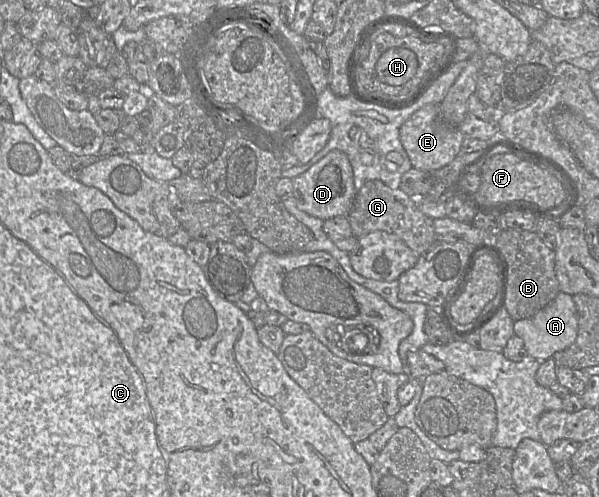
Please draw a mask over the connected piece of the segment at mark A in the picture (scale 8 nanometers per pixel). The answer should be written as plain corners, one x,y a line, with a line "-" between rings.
559,292
544,308
531,317
514,321
514,334
524,341
529,357
540,361
552,358
554,353
569,347
578,335
578,313
573,296

